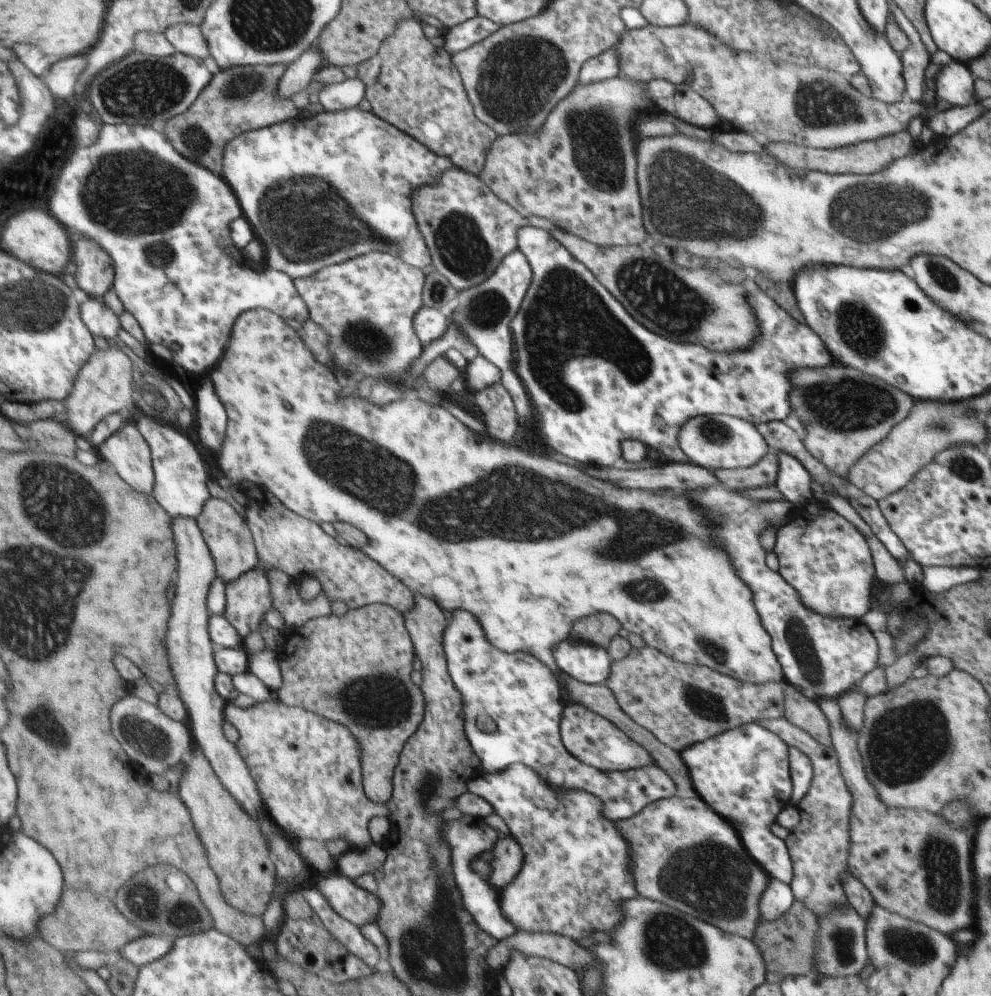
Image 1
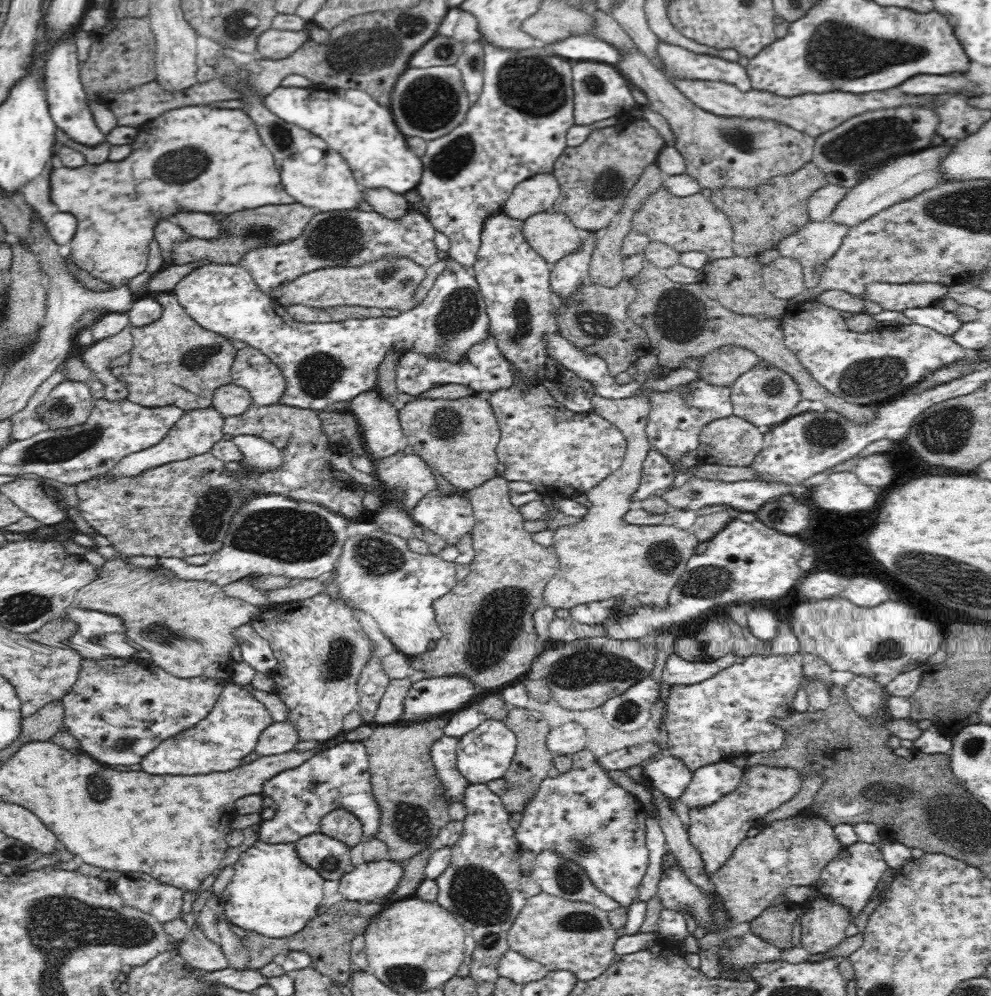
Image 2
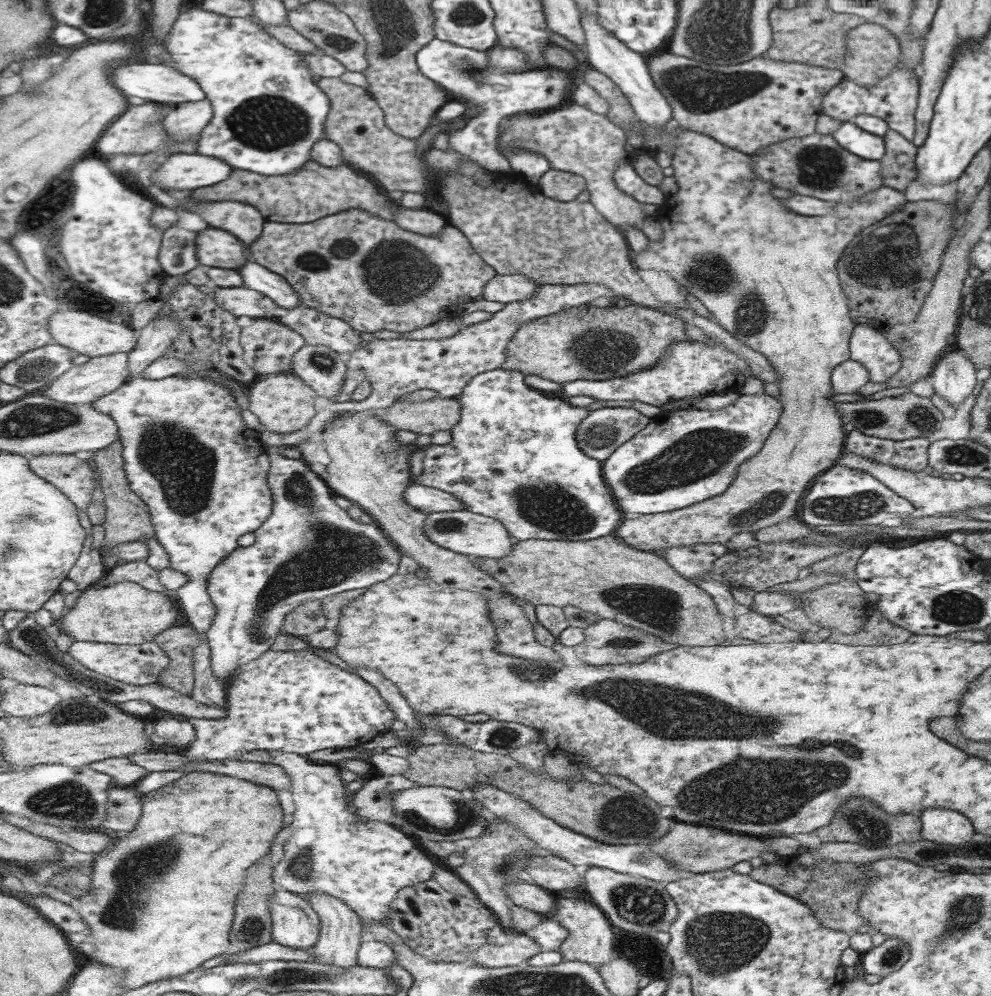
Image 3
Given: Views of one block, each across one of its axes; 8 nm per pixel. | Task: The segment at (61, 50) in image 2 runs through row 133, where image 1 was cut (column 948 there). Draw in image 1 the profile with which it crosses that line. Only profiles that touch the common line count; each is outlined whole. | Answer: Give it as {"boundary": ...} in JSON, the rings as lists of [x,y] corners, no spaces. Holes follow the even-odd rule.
{"boundary":[[[951,61],[943,66],[935,77],[935,93],[951,106],[967,106],[975,103],[973,79],[966,65]]]}

